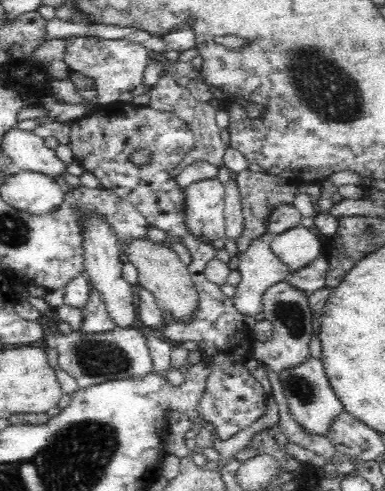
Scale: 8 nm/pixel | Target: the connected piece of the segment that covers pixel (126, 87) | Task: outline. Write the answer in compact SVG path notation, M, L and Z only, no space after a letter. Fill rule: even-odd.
M86 38L68 40L64 62L70 72L78 72L95 81L99 105L112 105L124 92L132 91L144 80L146 66L150 63L148 50L139 43L123 40L88 41Z

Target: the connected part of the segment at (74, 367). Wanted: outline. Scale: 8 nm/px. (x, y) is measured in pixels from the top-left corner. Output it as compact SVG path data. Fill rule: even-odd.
M139 327L131 330L84 336L74 331L71 334L45 336L46 344L60 352L58 364L70 374L77 384L86 389L90 386L118 380L144 380L153 372L153 358L148 346L147 334Z

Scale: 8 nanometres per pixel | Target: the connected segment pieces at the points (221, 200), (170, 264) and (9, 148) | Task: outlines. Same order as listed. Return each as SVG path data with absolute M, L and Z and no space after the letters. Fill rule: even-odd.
M219 180L200 182L187 188L183 225L202 244L213 245L225 238L224 230L225 188Z
M148 239L140 240L136 244L130 244L128 251L130 251L130 262L137 268L138 281L150 290L156 299L162 326L192 327L200 321L198 317L200 316L200 297L191 279L190 271L168 244L152 243Z
M15 127L8 132L2 144L2 152L12 160L16 169L64 178L68 174L68 164L58 158L54 149L46 147L44 141L32 132Z

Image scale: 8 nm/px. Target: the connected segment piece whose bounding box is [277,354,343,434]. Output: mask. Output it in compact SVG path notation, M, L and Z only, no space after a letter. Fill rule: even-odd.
M308 354L299 363L278 369L277 374L287 405L292 415L296 417L296 421L316 433L325 434L328 421L338 414L338 411L342 411L343 406L329 385L322 359Z

